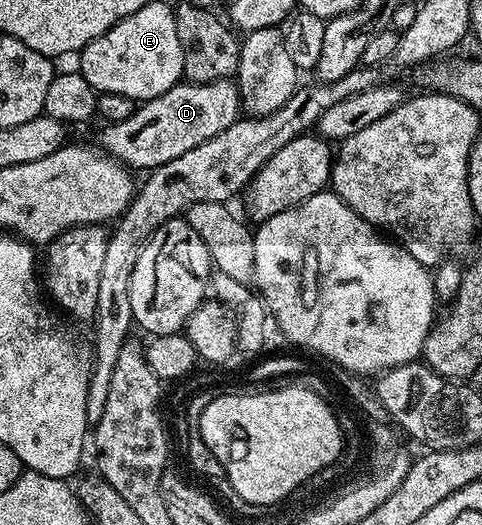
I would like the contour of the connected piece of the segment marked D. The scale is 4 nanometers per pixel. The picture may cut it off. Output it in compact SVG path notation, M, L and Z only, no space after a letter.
M218 79L209 83L188 83L180 81L170 87L165 93L157 97L140 102L135 111L125 121L108 123L99 135L98 146L108 155L112 155L117 162L128 169L147 167L154 169L181 157L181 153L189 153L189 149L197 149L209 137L217 137L229 125L233 125L241 117L241 100L239 97L239 84L231 79Z

